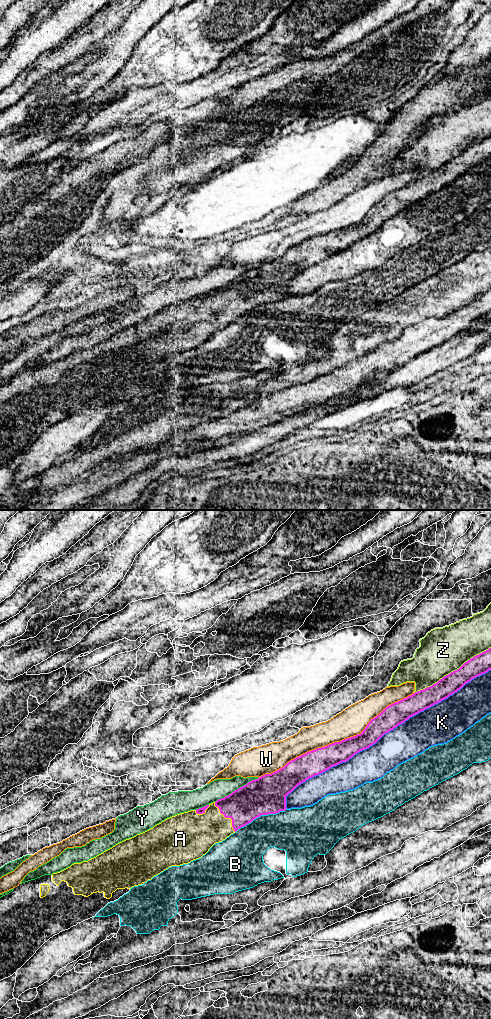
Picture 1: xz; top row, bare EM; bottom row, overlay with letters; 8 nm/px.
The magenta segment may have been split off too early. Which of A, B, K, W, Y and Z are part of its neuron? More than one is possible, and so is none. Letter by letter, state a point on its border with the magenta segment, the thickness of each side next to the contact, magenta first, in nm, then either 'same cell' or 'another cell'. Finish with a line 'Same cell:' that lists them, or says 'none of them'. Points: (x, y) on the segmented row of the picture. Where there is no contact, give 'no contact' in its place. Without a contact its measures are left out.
A: xz (227, 817) | 280/300 nm | same cell
B: xz (260, 815) | 300/320 nm | another cell
K: xz (382, 735) | 180/280 nm | another cell
W: xz (336, 742) | 200/220 nm | another cell
Y: xz (237, 789) | 300/160 nm | another cell
Z: xz (453, 671) | 160/360 nm | another cell
Same cell: A

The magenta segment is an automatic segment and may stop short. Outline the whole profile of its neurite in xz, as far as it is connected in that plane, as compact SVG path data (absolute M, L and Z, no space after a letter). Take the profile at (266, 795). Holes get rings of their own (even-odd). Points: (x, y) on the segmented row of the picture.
M491 648L474 656L459 669L444 676L432 686L417 691L407 698L387 706L379 715L371 719L360 734L296 757L281 769L248 782L228 796L218 799L216 802L202 808L167 818L153 828L116 844L88 861L74 863L60 872L53 873L52 875L44 875L35 880L19 884L11 893L0 898L0 981L16 973L53 936L76 926L78 923L95 917L108 903L118 900L124 894L128 893L132 887L151 880L154 876L169 867L188 864L193 860L201 858L214 844L222 842L238 829L251 823L261 815L276 814L280 811L285 811L287 809L286 796L298 785L333 766L348 761L358 752L375 744L384 734L404 723L410 717L448 698L460 690L466 683L477 676L485 674L489 670L491 670Z

